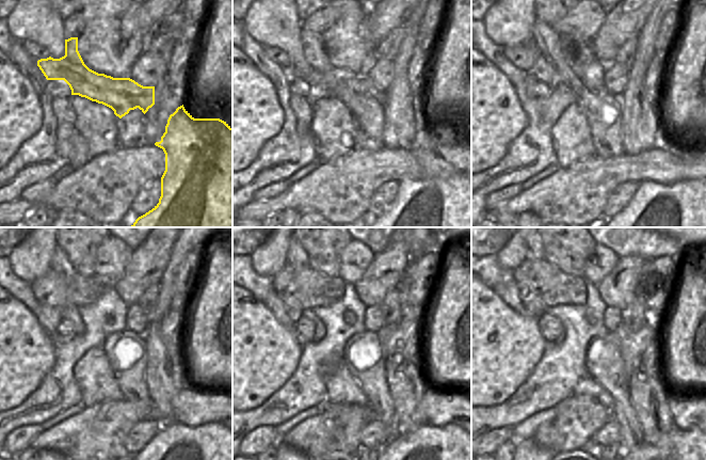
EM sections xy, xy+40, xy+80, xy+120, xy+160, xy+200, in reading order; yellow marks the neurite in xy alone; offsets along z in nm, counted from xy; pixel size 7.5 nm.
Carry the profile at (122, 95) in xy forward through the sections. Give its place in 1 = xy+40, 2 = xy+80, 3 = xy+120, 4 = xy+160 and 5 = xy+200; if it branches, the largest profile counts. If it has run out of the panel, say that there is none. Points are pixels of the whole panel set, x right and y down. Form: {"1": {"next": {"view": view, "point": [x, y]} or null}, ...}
{"1": {"next": {"view": "xy+40", "point": [359, 94]}}, "2": {"next": {"view": "xy+80", "point": [548, 44]}}, "3": {"next": {"view": "xy+120", "point": [126, 346]}}, "4": {"next": {"view": "xy+160", "point": [366, 346]}}, "5": {"next": {"view": "xy+200", "point": [608, 337]}}}

